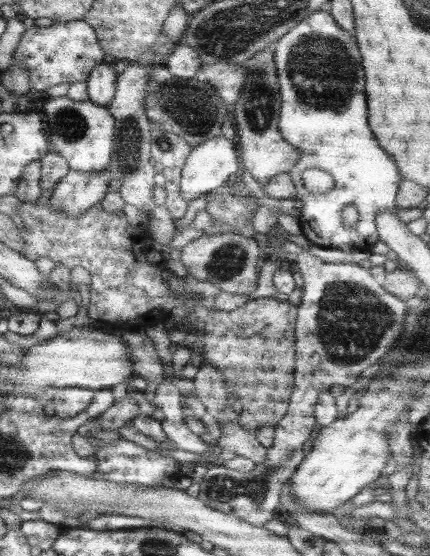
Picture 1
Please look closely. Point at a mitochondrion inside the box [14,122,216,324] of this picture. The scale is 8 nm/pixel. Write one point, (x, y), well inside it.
(164, 140)

